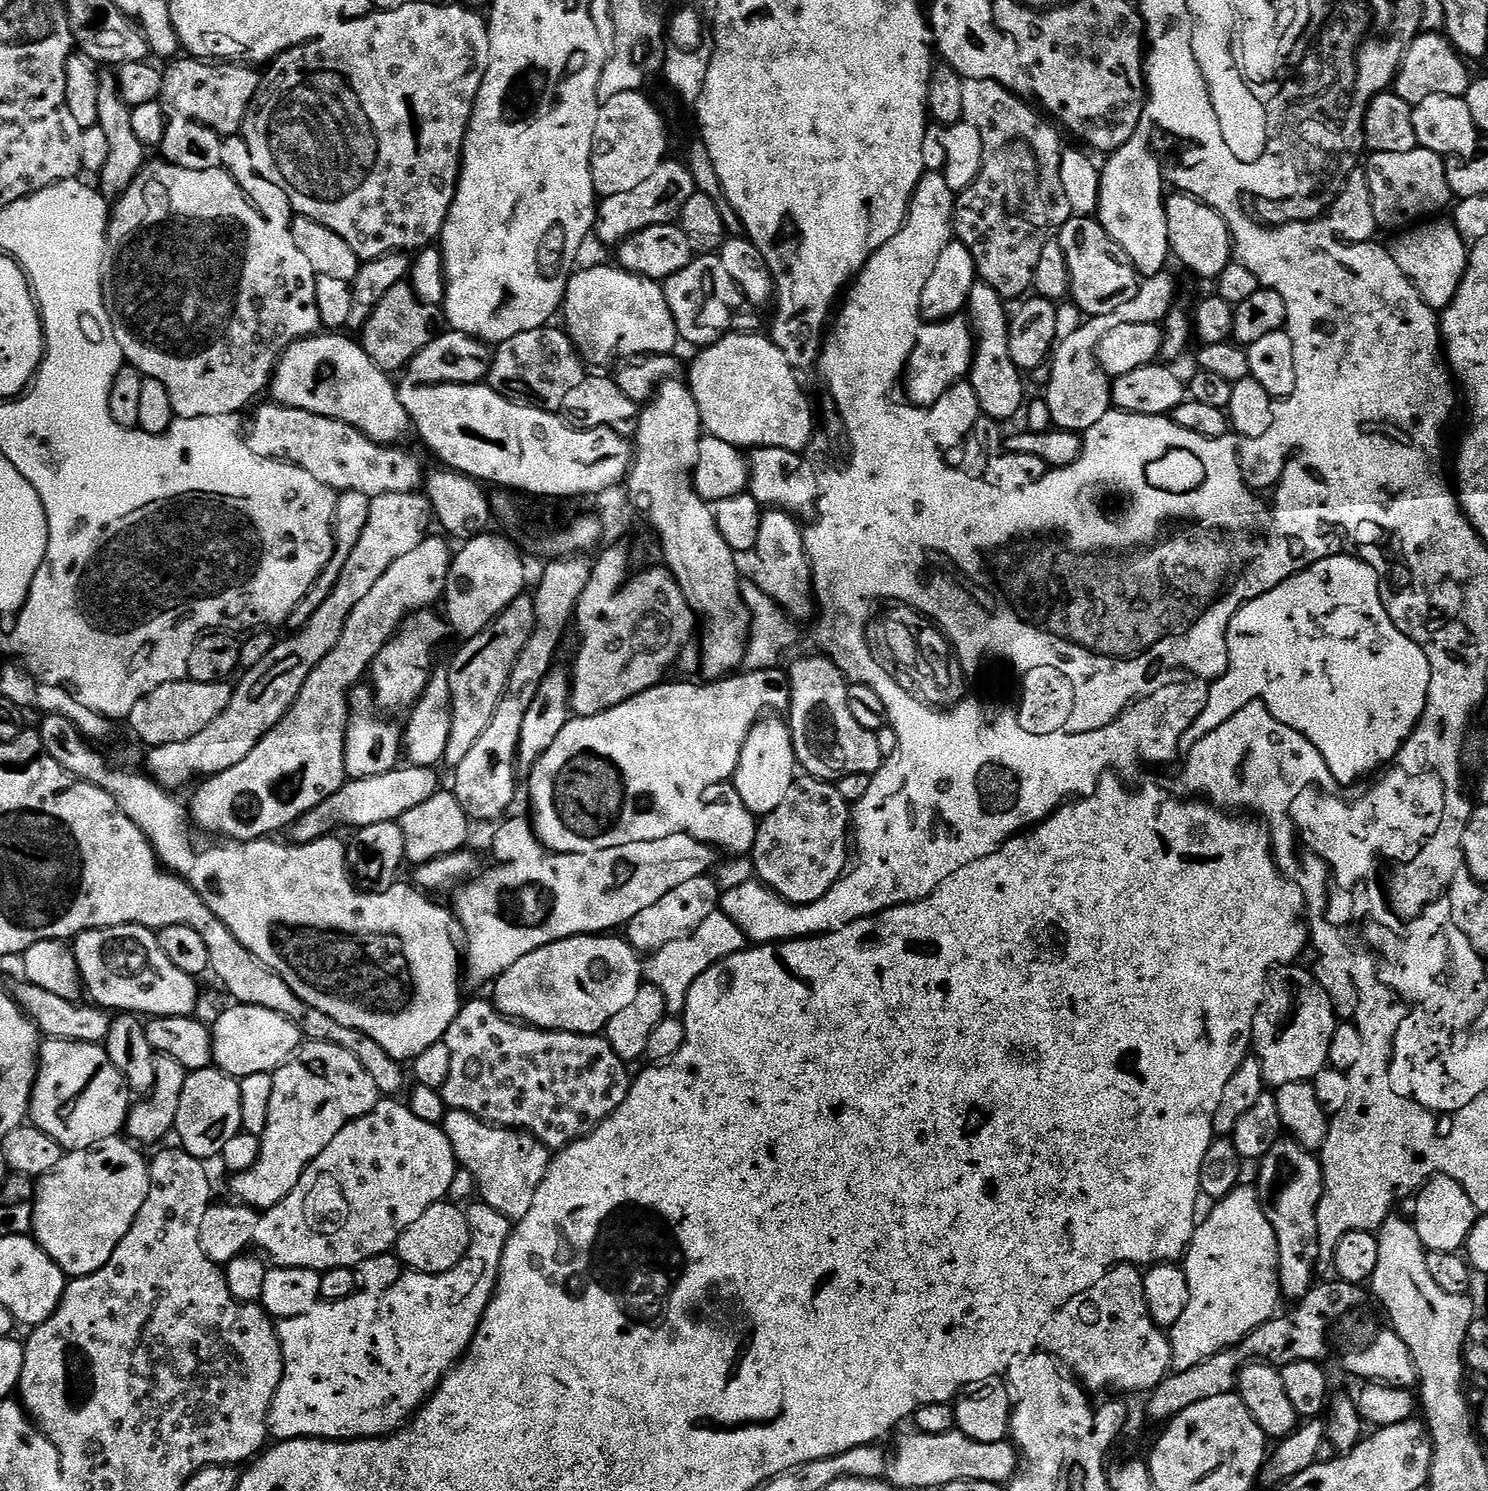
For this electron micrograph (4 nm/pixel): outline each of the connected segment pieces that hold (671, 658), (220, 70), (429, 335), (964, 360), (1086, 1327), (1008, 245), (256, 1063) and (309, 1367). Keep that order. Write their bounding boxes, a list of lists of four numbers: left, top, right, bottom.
[[570,566,698,716],[162,58,261,138],[362,283,438,374],[906,315,976,410],[1046,1264,1172,1394],[952,80,1074,302],[210,1003,302,1078],[268,1202,514,1441]]

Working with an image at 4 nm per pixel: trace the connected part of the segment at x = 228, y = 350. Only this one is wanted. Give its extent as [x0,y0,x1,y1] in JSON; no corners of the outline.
[106,159,322,421]

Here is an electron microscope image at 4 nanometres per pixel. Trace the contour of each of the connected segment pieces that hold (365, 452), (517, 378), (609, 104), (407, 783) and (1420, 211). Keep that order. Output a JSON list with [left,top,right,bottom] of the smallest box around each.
[[246,402,426,498],[486,327,586,413],[592,91,668,197],[290,766,442,844],[1366,147,1454,234]]

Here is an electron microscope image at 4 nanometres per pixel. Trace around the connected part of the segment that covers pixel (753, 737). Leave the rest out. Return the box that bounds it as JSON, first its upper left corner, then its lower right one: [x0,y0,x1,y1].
[734,714,798,818]

